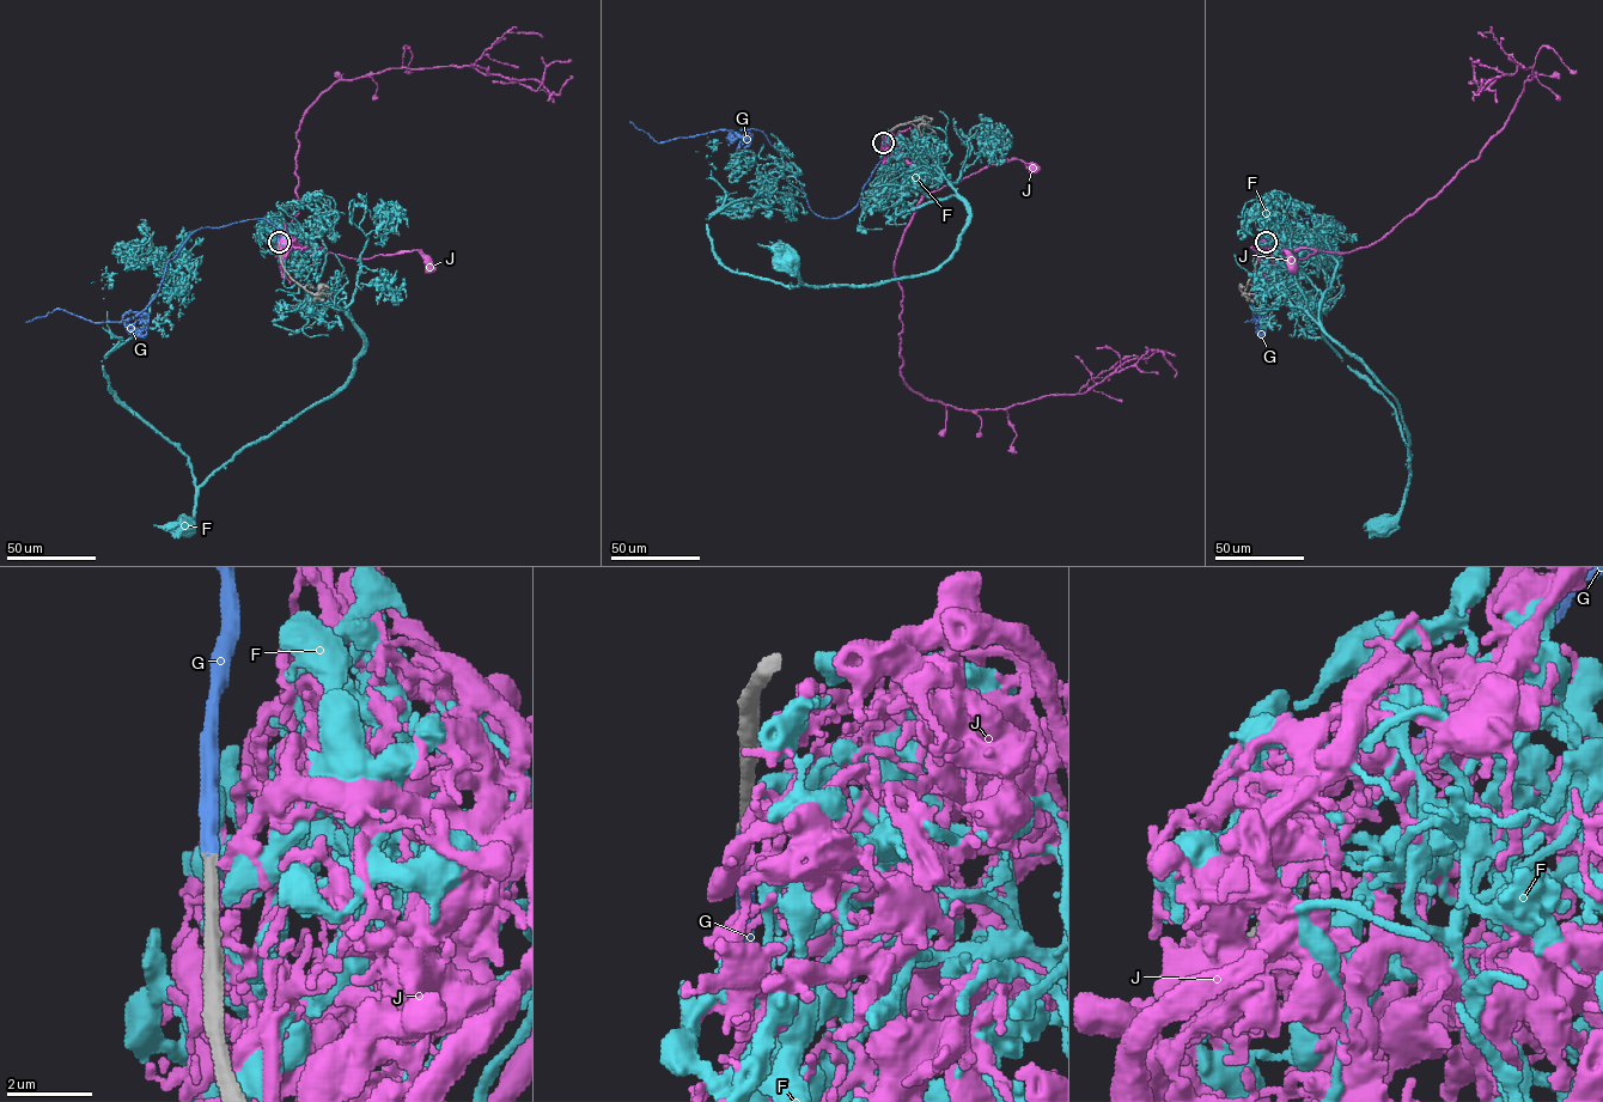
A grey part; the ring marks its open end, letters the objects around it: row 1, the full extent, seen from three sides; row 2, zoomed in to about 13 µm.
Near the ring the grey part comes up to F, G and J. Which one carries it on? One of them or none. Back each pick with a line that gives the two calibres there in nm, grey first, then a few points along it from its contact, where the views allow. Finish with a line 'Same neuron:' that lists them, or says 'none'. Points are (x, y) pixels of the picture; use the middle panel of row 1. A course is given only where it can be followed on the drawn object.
G: Thickness 320 nm (grey) against 320 nm. Its course: (882, 142), (858, 204), (827, 218), (810, 208), (761, 131), (658, 142), (629, 121)
Same neuron: G

